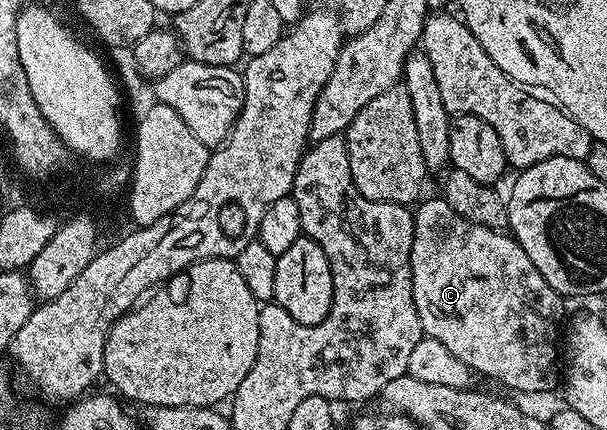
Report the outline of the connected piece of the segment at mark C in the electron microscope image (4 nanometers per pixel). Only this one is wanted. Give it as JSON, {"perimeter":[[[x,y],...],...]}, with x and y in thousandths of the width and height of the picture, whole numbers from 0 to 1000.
{"perimeter":[[[727,460],[702,465],[699,463],[680,493],[684,523],[680,526],[680,581],[677,584],[680,702],[687,712],[687,730],[694,740],[699,774],[720,786],[720,795],[730,798],[750,830],[759,833],[759,842],[766,842],[766,851],[773,851],[778,867],[789,872],[791,865],[792,872],[806,874],[819,891],[843,902],[848,912],[901,912],[914,891],[919,895],[924,884],[924,749],[921,758],[921,733],[928,726],[929,707],[921,681],[911,674],[911,665],[904,665],[904,656],[898,656],[898,647],[891,647],[885,619],[878,619],[878,609],[871,609],[871,591],[865,591],[865,581],[850,563],[847,549],[820,530],[786,526],[779,516],[759,507]]]}

